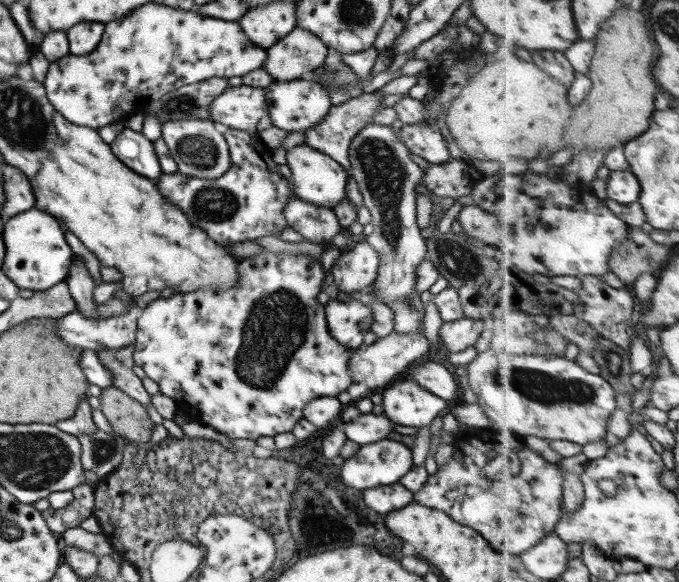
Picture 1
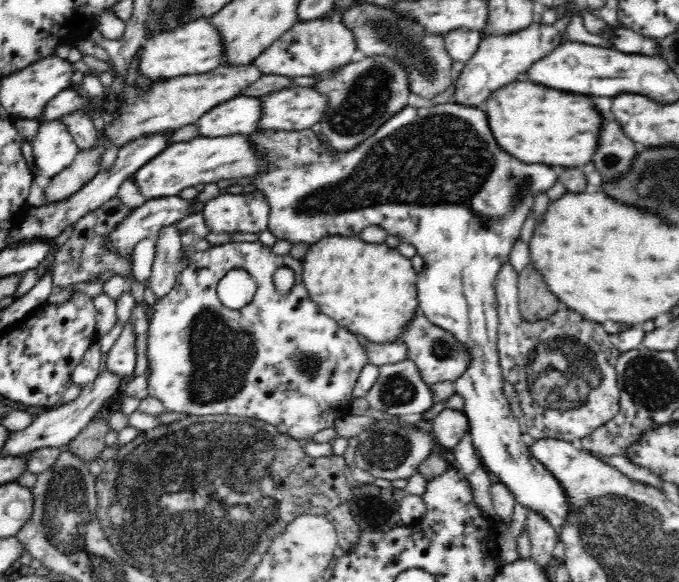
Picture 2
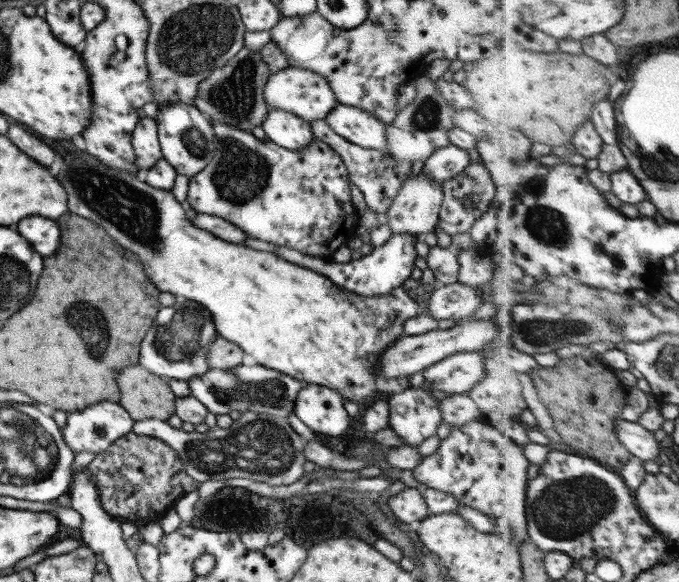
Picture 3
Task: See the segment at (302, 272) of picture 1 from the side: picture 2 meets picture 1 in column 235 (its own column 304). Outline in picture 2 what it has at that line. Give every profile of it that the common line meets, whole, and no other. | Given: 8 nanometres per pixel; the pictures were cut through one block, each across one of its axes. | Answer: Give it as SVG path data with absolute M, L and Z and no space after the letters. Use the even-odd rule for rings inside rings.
M235 239L228 244L212 245L207 250L201 251L194 261L190 262L190 266L177 274L175 287L170 290L169 294L160 302L154 304L154 314L149 324L149 332L147 339L147 358L148 368L150 366L148 394L158 397L167 411L170 412L186 412L189 415L196 416L212 416L216 414L244 416L246 418L254 418L272 426L275 426L281 435L293 438L299 441L303 438L309 440L320 430L332 428L336 421L345 418L351 409L351 402L354 398L353 388L355 387L360 371L370 363L368 359L368 351L360 344L360 339L349 330L342 326L338 326L335 320L328 315L322 314L319 307L312 301L306 285L304 285L304 265L302 260L296 259L292 255L278 255L272 251L272 247L263 244L260 240L257 242L243 242ZM280 266L288 266L296 273L296 284L286 294L274 292L272 288L272 275L276 268ZM234 268L243 268L254 279L256 290L252 303L240 310L235 311L226 307L219 298L217 286Z

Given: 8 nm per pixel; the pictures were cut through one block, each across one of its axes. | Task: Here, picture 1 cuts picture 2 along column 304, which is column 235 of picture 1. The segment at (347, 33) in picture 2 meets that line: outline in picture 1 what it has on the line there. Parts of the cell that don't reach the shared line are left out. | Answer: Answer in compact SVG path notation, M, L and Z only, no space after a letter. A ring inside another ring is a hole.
M149 1L103 25L101 38L89 54L69 54L51 61L42 81L49 104L67 122L96 130L120 121L123 116L142 112L148 103L176 88L211 77L228 79L243 76L251 70L262 68L266 57L266 50L255 46L245 36L238 21L209 18L197 14L193 8L184 11Z

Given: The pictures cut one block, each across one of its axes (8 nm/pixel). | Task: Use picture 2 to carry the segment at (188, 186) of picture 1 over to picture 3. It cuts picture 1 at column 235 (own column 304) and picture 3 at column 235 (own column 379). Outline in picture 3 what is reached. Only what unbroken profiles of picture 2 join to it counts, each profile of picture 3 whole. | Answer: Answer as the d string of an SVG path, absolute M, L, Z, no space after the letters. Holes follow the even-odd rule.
M209 118L213 127L215 150L211 161L197 175L188 178L185 204L197 214L213 214L229 221L245 232L246 237L293 248L313 257L330 259L341 245L353 238L359 214L349 198L348 175L337 153L325 142L314 138L299 150L287 150L268 139L258 139L253 134L221 124Z

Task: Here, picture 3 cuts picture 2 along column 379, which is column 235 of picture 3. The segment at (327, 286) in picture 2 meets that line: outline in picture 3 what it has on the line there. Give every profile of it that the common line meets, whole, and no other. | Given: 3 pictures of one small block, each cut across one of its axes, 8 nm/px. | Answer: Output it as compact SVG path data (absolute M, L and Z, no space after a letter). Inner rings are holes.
M75 150L61 156L61 166L55 174L55 180L65 190L67 210L71 214L91 220L115 243L133 252L145 276L157 290L169 292L179 300L201 304L211 314L217 335L239 346L258 365L283 373L303 384L327 386L354 403L362 402L367 396L377 395L373 384L377 370L373 363L379 351L404 334L405 320L424 313L424 306L410 297L403 286L397 286L389 295L381 297L357 297L353 292L333 285L325 276L283 260L273 253L258 251L243 244L223 242L207 230L193 226L185 218L185 210L179 206L171 191L152 188L142 182L141 177L105 166L87 152Z

